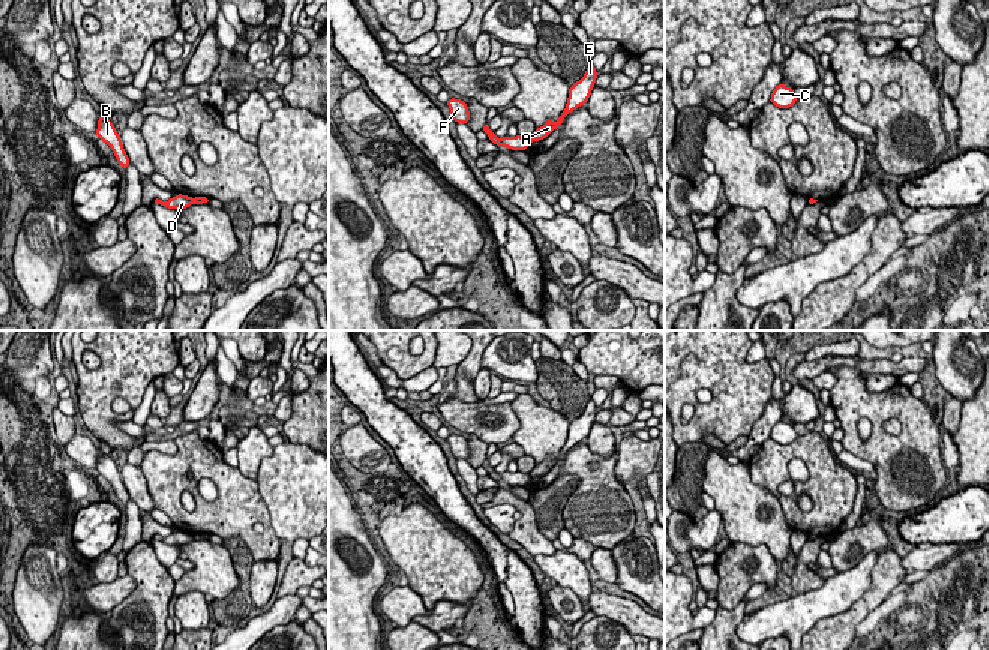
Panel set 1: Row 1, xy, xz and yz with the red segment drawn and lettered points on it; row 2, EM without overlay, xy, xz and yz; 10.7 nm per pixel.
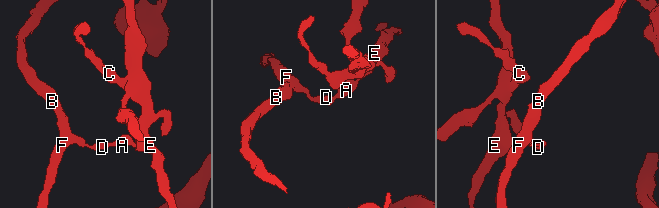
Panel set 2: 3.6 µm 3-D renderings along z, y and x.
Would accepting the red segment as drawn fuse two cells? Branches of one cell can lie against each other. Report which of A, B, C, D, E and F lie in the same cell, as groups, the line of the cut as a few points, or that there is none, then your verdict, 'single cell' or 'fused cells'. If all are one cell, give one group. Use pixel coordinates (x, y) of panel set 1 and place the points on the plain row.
groups A C E / B D F; cut xz (527, 473), (532, 476); fused cells

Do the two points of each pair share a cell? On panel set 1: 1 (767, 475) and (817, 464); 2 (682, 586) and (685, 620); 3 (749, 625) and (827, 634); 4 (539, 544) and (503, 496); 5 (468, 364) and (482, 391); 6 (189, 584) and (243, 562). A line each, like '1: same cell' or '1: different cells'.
1: same cell
2: same cell
3: different cells
4: same cell
5: different cells
6: different cells

